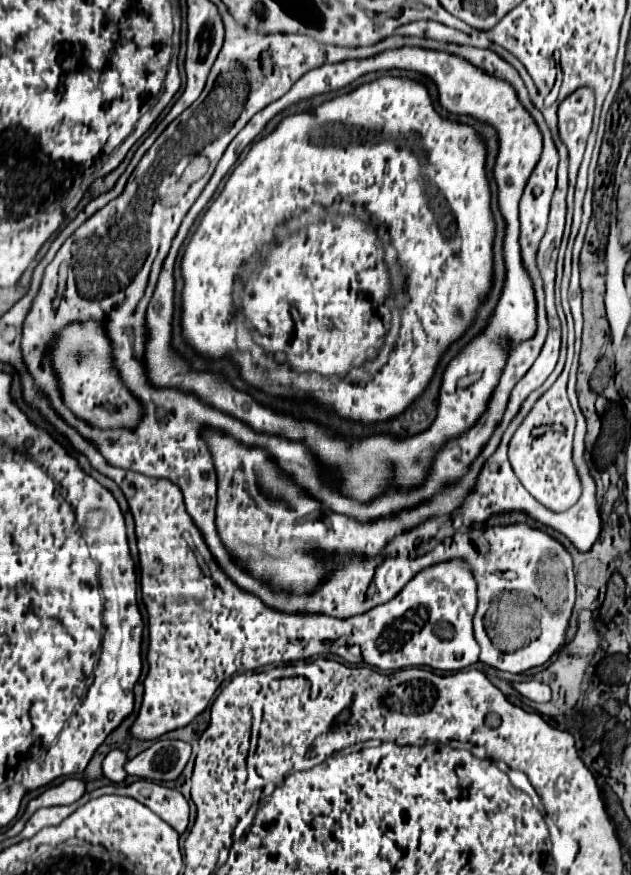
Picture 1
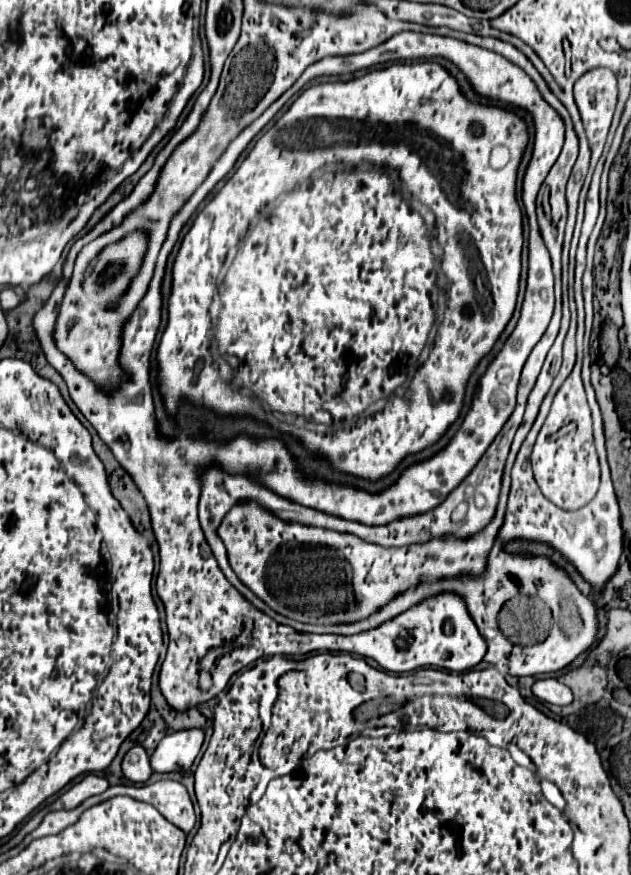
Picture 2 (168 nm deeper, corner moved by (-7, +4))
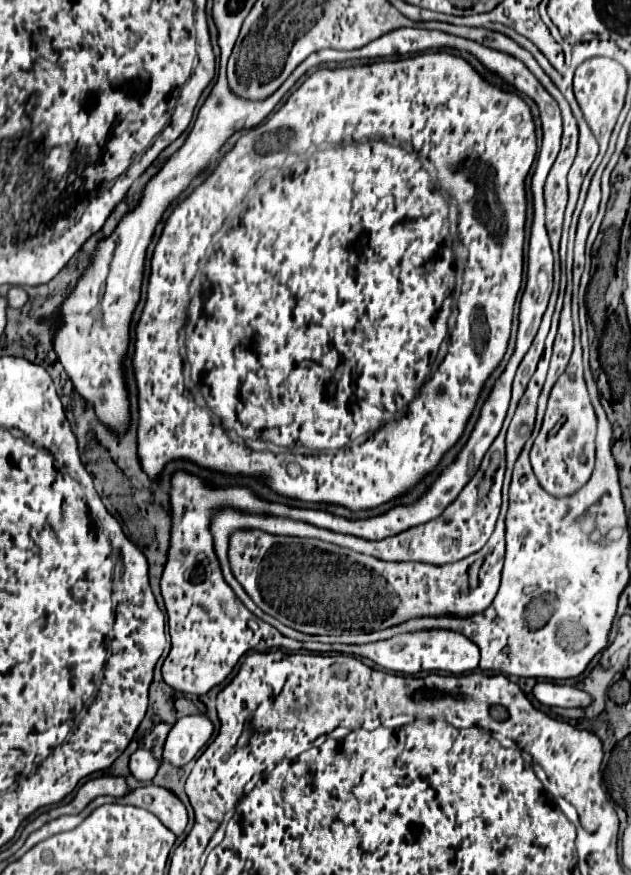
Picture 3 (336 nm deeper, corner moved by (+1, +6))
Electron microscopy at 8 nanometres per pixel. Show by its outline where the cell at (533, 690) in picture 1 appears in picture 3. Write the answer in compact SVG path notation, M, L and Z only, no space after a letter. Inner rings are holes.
M541 681L535 685L533 695L537 697L539 703L549 705L549 707L587 707L591 705L591 695L585 691L571 687L571 685L561 685L561 683L551 683L551 681Z

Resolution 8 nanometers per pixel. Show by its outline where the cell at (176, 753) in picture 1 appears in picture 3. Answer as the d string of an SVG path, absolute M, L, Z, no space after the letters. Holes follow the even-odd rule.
M207 715L181 717L169 731L163 747L163 759L173 763L175 767L183 767L199 753L199 749L211 739L211 735L213 723Z

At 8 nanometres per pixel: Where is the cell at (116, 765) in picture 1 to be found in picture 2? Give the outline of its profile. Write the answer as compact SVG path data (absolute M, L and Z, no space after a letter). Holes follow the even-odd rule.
M135 745L133 749L127 751L127 755L121 761L121 769L123 769L123 775L133 783L143 783L153 773L149 767L149 755L141 745Z

